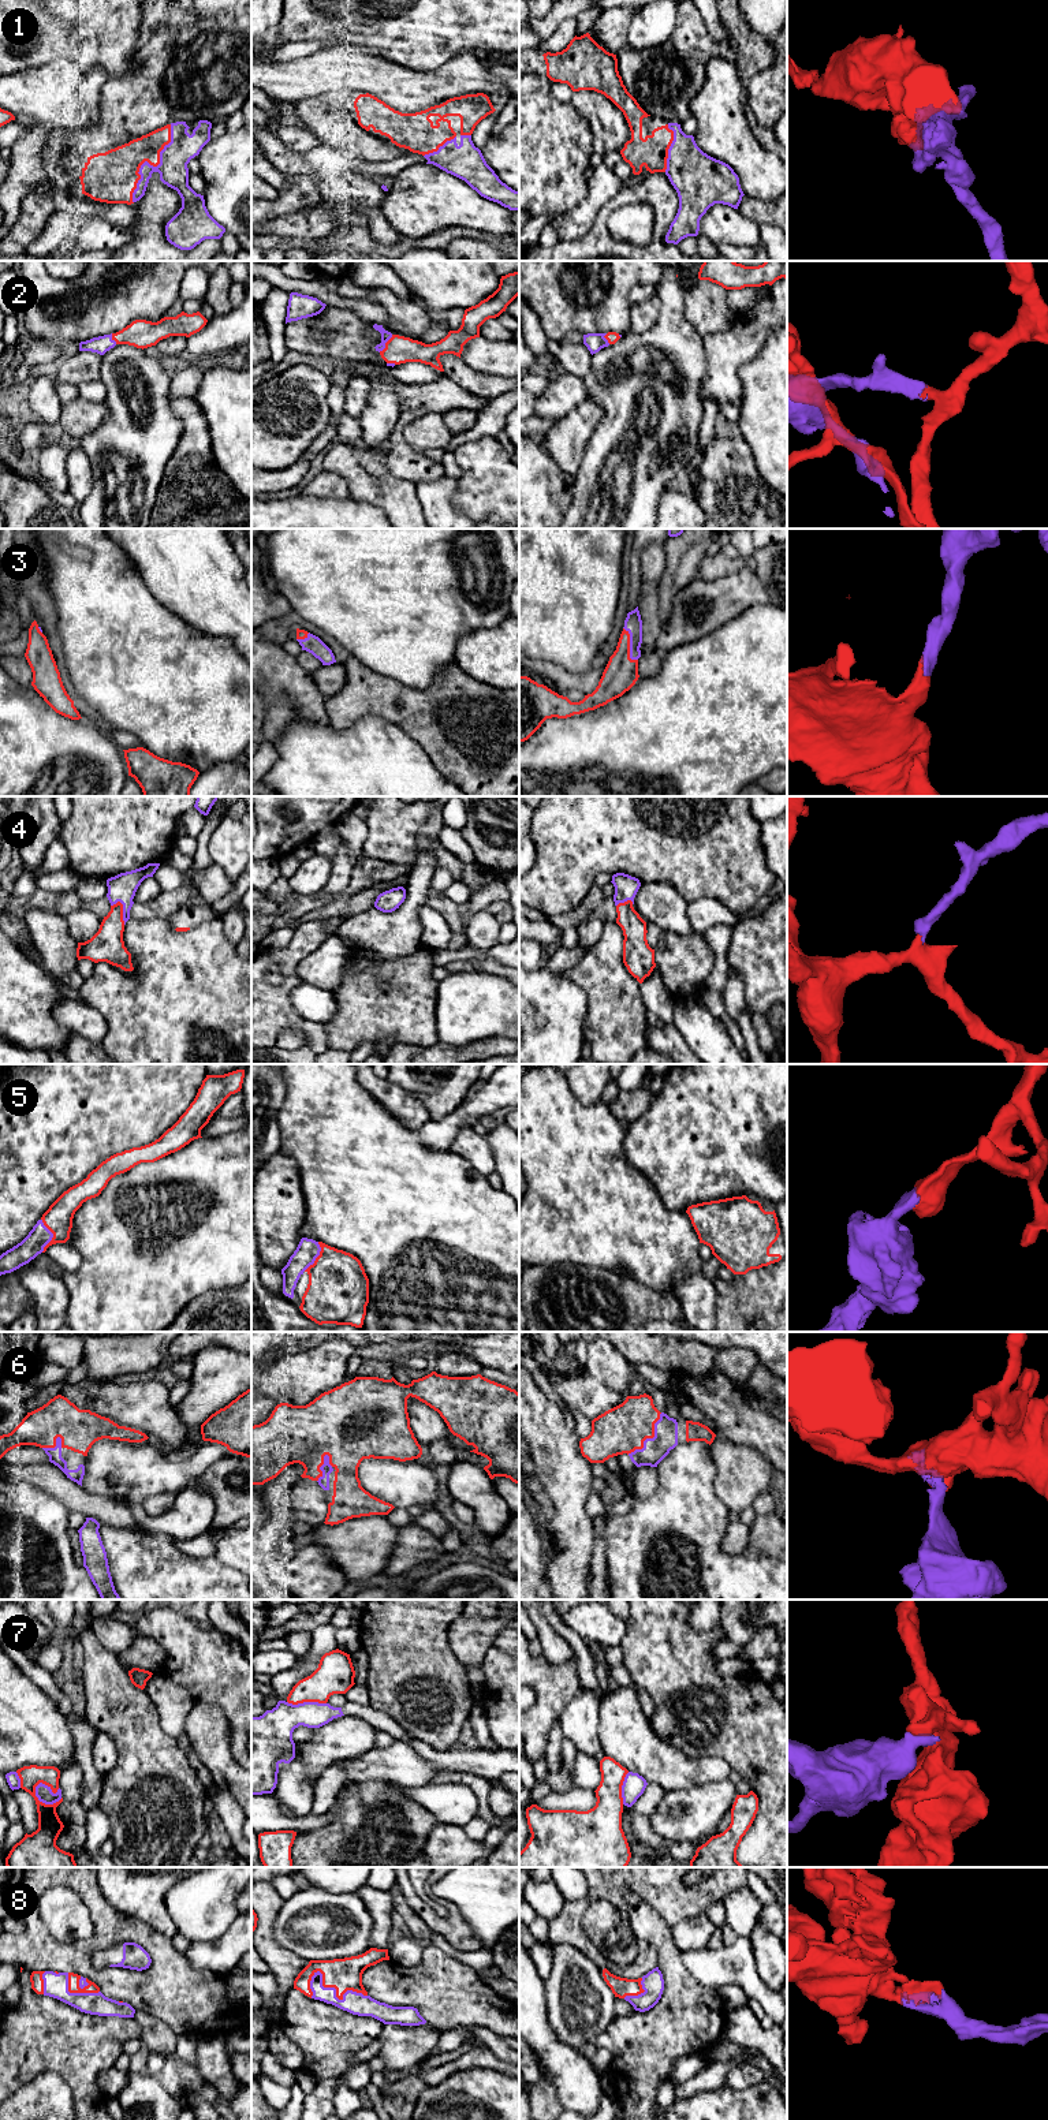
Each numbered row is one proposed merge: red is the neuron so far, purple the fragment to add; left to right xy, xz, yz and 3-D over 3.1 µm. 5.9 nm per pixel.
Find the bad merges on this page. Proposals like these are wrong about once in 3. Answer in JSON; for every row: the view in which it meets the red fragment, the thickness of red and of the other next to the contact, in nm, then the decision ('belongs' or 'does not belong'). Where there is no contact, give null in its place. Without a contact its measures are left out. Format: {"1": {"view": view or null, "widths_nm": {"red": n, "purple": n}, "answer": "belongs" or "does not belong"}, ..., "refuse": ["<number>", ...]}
{"1": {"view": "xy", "widths_nm": {"red": 300, "purple": 170}, "answer": "belongs"}, "2": {"view": "xz", "widths_nm": {"red": 160, "purple": 60}, "answer": "belongs"}, "3": {"view": "yz", "widths_nm": {"red": 200, "purple": 110}, "answer": "belongs"}, "4": {"view": "xy", "widths_nm": {"red": 190, "purple": 160}, "answer": "belongs"}, "5": {"view": "xy", "widths_nm": {"red": 170, "purple": 130}, "answer": "belongs"}, "6": {"view": "yz", "widths_nm": {"red": 280, "purple": 150}, "answer": "belongs"}, "7": {"view": "xy", "widths_nm": {"red": 180, "purple": 90}, "answer": "does not belong"}, "8": {"view": "xz", "widths_nm": {"red": 190, "purple": 130}, "answer": "belongs"}, "refuse": ["7"]}

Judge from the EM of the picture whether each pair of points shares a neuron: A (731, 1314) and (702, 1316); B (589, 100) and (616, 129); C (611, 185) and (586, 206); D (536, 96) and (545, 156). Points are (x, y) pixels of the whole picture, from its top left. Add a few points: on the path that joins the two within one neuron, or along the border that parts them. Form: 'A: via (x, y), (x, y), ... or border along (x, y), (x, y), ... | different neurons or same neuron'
A: border along (716, 1283), (715, 1317) | different neurons
B: via (595, 107), (610, 122) | same neuron
C: via (605, 187), (592, 201) | same neuron
D: via (536, 111), (536, 141) | same neuron

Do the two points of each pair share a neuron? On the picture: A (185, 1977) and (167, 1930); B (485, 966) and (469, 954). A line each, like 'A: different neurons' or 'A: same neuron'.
A: different neurons
B: different neurons

